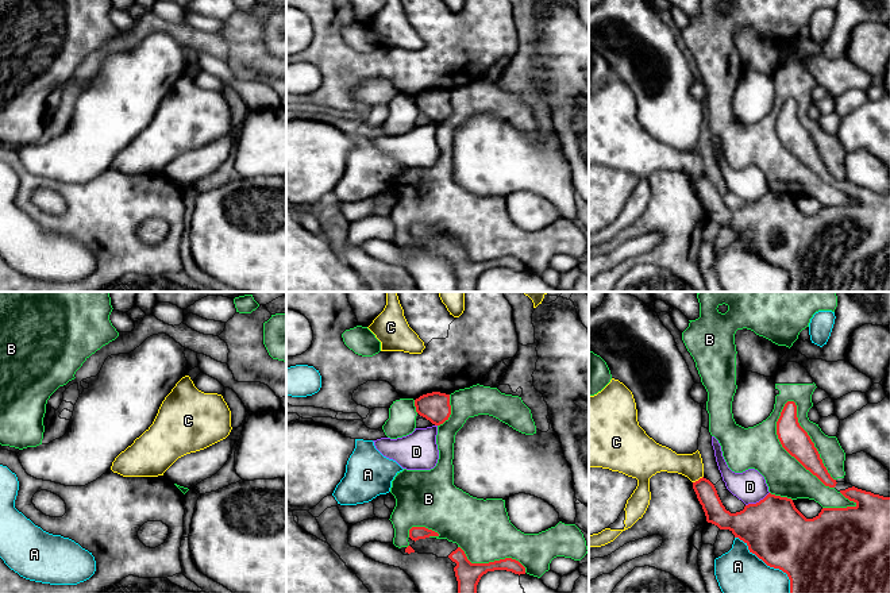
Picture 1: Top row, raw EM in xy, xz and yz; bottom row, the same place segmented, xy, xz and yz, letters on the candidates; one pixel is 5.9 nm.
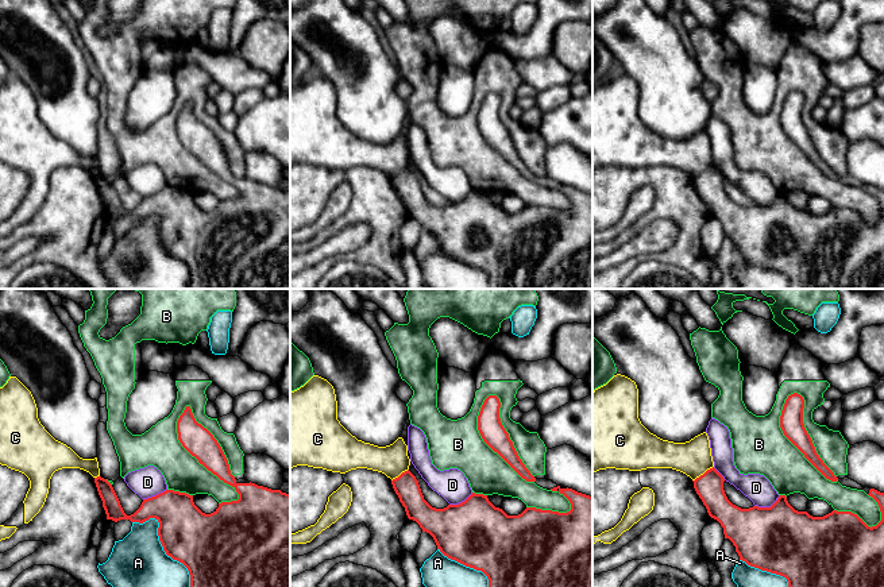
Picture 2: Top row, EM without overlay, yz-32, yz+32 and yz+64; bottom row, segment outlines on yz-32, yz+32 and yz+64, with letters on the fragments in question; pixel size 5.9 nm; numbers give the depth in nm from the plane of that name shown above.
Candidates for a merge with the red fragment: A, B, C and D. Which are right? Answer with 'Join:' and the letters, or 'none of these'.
Join: none of these

